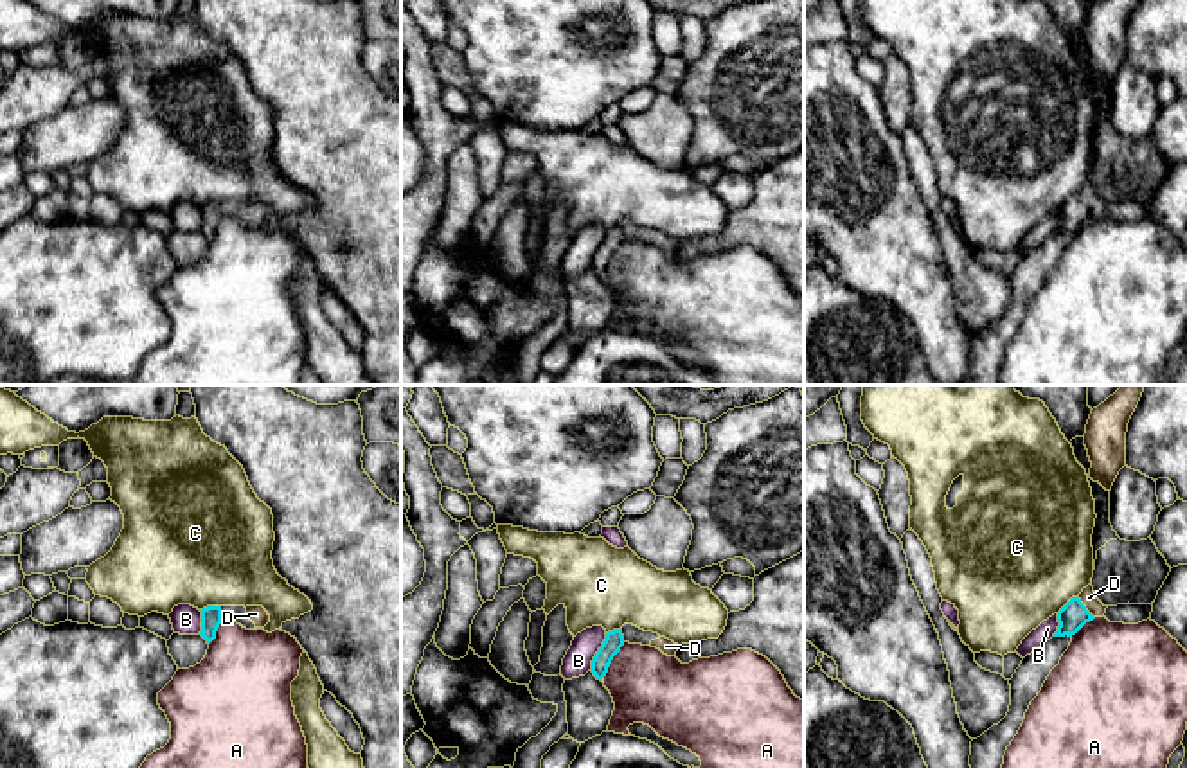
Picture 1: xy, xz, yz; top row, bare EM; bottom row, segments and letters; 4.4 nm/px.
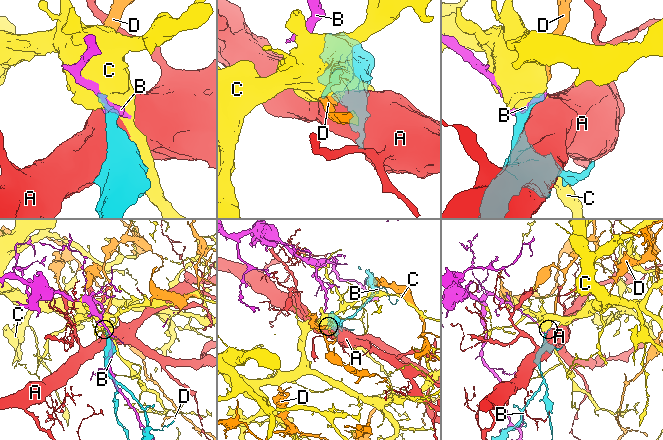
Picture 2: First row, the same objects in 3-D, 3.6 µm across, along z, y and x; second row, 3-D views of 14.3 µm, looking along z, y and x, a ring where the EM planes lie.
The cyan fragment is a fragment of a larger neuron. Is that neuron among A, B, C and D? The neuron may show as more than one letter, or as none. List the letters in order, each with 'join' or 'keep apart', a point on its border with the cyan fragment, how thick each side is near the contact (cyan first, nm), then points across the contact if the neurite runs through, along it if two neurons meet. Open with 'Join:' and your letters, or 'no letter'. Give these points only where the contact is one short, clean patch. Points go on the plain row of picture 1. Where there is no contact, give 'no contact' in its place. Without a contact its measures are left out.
Join: D
A: keep apart | xz (612, 256) | 90/320 nm
B: keep apart | xz (597, 249) | 90/130 nm
C: keep apart | xy (209, 204) | 100/500 nm
D: join | yz (1085, 204) | 120/70 nm | across yz (1072, 213), (1085, 204), (1088, 195)

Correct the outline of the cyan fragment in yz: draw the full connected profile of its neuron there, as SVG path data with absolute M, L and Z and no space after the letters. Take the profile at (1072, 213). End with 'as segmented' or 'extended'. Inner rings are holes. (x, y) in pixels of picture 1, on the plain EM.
M1088 182L1058 209L1059 223L1054 234L1075 232L1086 219L1095 214L1104 214L1106 205L1108 203L1097 196L1093 183Z; extended

